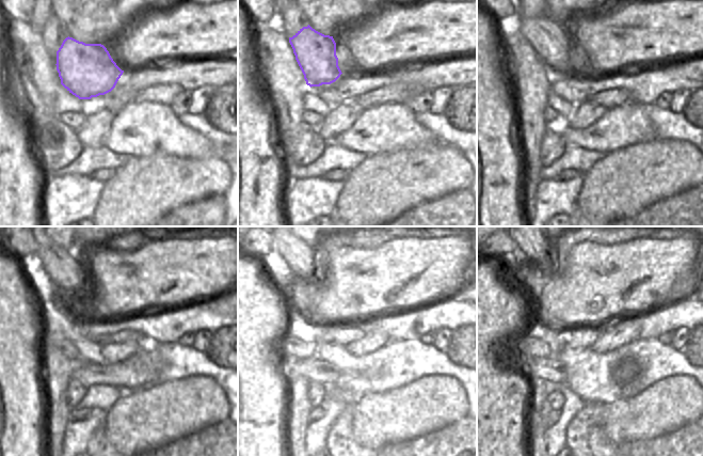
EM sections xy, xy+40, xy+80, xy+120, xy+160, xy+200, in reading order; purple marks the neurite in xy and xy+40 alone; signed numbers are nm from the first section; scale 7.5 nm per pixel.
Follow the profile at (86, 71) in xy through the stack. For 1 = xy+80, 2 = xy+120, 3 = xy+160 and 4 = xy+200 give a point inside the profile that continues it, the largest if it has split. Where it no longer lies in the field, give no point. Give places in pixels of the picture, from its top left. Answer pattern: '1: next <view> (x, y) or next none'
1: next xy+80 (549, 40)
2: next xy+120 (65, 269)
3: next xy+160 (300, 257)
4: next xy+200 (538, 248)

